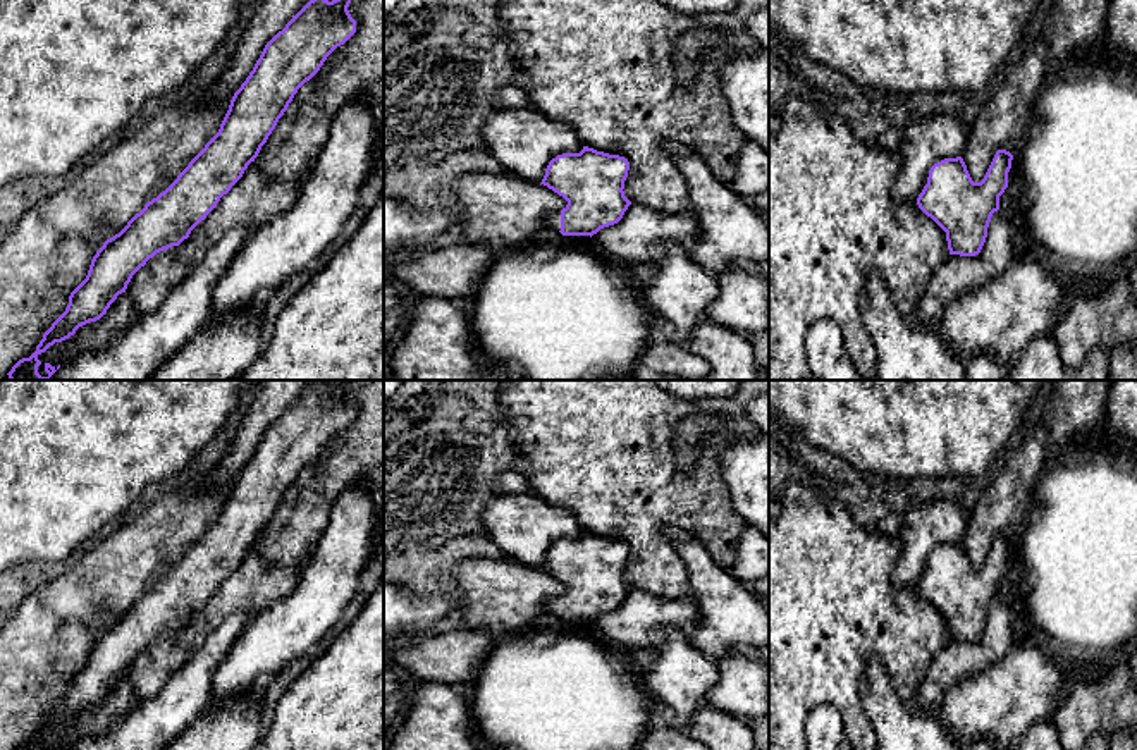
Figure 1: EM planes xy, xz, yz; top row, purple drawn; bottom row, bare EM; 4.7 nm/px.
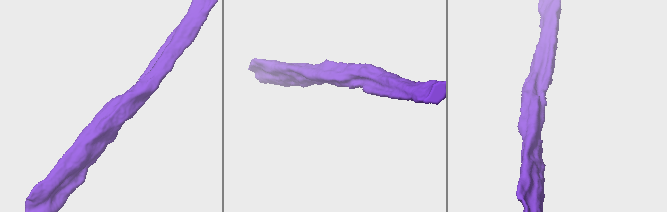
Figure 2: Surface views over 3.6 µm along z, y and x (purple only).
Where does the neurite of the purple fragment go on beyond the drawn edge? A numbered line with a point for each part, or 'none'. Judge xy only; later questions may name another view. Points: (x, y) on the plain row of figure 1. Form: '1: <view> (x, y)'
none

